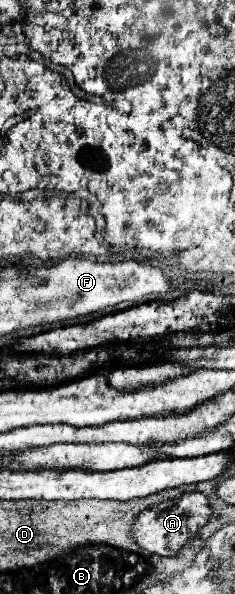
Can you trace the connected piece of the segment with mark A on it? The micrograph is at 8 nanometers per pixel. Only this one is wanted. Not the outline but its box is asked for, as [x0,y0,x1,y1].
[133,492,213,556]

